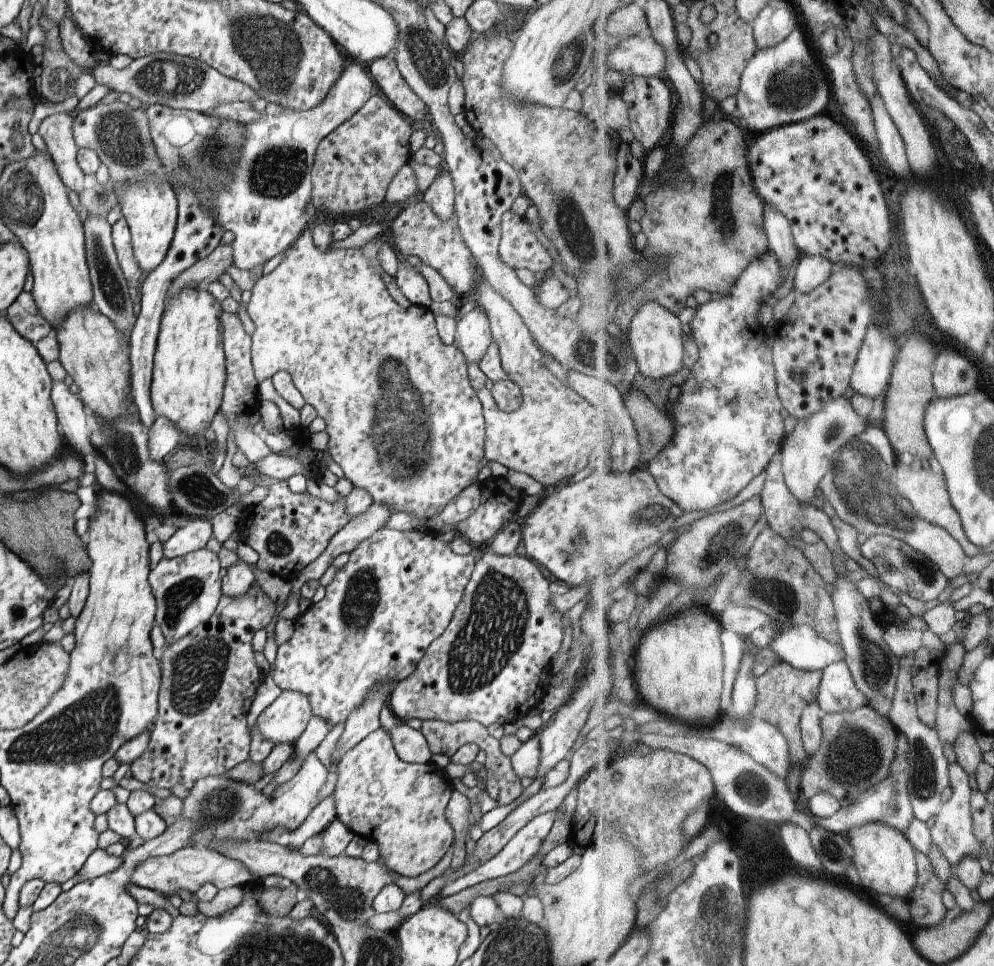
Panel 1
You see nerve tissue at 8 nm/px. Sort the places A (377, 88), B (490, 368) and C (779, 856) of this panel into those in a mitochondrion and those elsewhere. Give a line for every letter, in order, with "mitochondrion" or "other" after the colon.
A: other
B: other
C: other

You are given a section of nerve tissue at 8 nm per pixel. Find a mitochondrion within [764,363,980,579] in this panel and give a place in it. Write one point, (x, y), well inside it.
(862, 486)

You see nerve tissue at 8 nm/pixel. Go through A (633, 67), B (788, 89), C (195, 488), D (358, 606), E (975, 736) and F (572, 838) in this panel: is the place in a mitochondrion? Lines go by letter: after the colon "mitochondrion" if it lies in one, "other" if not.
A: other
B: mitochondrion
C: mitochondrion
D: mitochondrion
E: other
F: other

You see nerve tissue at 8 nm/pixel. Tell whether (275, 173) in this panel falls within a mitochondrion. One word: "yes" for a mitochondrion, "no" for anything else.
yes

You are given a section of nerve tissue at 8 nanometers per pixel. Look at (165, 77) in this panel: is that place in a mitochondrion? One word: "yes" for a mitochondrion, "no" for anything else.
yes

